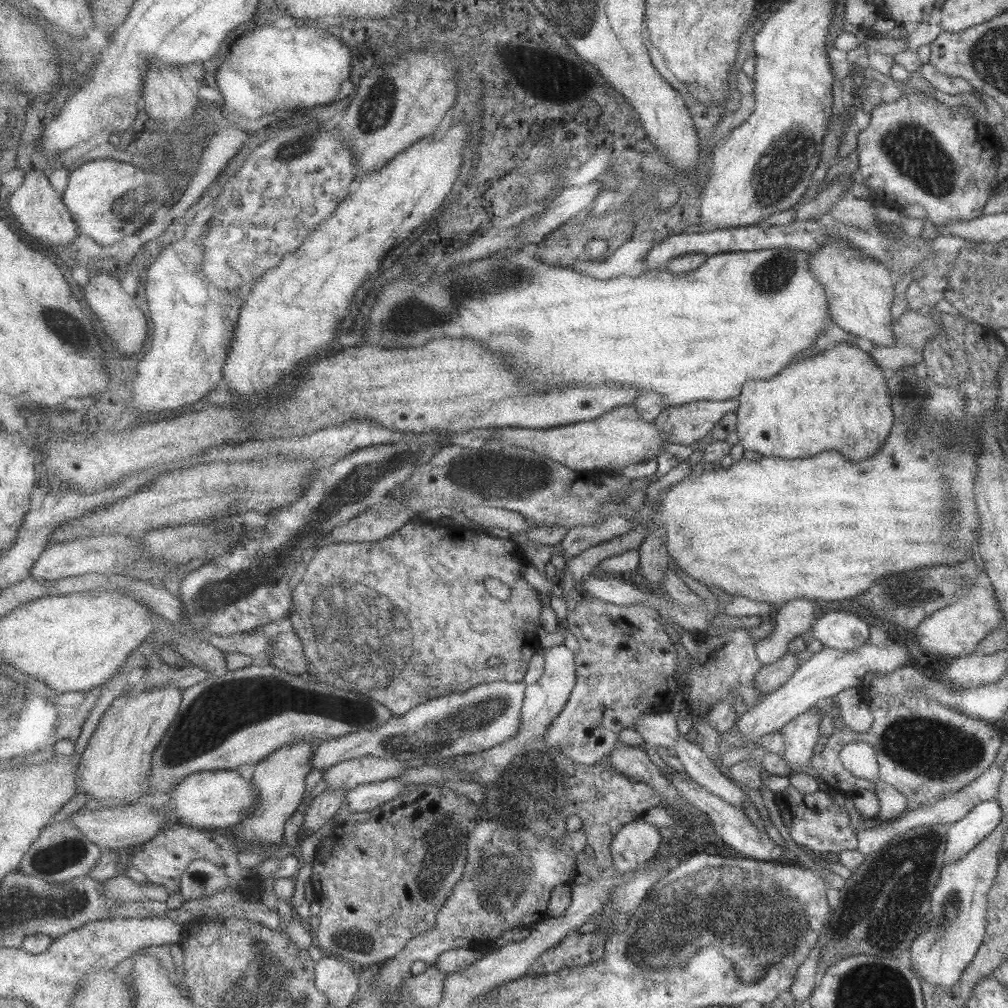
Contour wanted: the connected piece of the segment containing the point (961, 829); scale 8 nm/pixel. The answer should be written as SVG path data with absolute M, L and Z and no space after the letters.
M996 799L977 803L963 818L948 825L941 857L947 862L956 861L988 835L1001 819L1001 809Z

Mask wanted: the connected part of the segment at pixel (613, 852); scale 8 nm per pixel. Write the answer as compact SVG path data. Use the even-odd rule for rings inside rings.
M641 818L620 827L609 846L613 875L642 868L655 856L663 842L657 829Z

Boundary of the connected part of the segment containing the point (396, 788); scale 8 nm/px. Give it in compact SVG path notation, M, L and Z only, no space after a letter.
M399 778L388 779L359 786L346 792L346 802L350 812L368 812L389 802L405 790L405 783Z

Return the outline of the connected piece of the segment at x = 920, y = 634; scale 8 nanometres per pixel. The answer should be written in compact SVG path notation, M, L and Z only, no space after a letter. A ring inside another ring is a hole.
M971 585L958 594L949 604L926 616L915 629L915 640L926 654L953 656L961 652L971 652L987 636L986 632L1003 626L998 604L993 603L994 590Z

